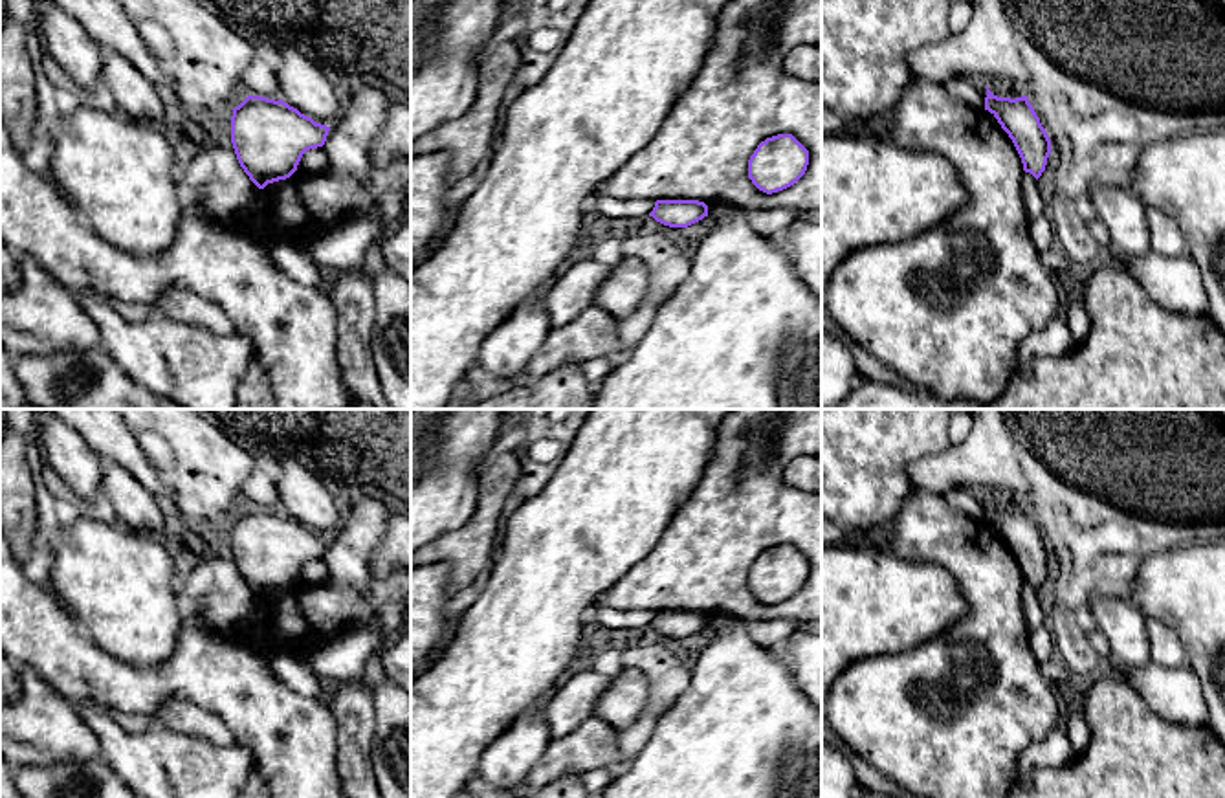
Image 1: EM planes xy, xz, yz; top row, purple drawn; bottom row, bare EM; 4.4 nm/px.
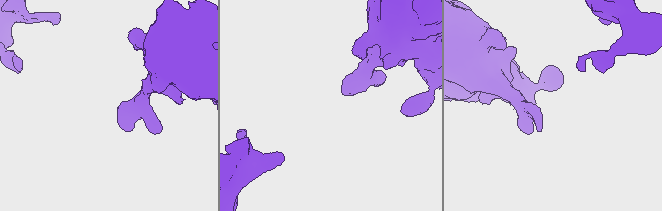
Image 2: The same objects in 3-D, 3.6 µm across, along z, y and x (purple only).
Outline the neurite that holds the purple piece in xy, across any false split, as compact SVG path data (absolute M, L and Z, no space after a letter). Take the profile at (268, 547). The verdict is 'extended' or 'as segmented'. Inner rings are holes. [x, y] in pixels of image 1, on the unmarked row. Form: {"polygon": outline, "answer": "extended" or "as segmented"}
{"polygon": "M248 506L231 526L237 571L259 600L290 589L306 561L325 556L328 541L282 510L260 506Z", "answer": "as segmented"}

